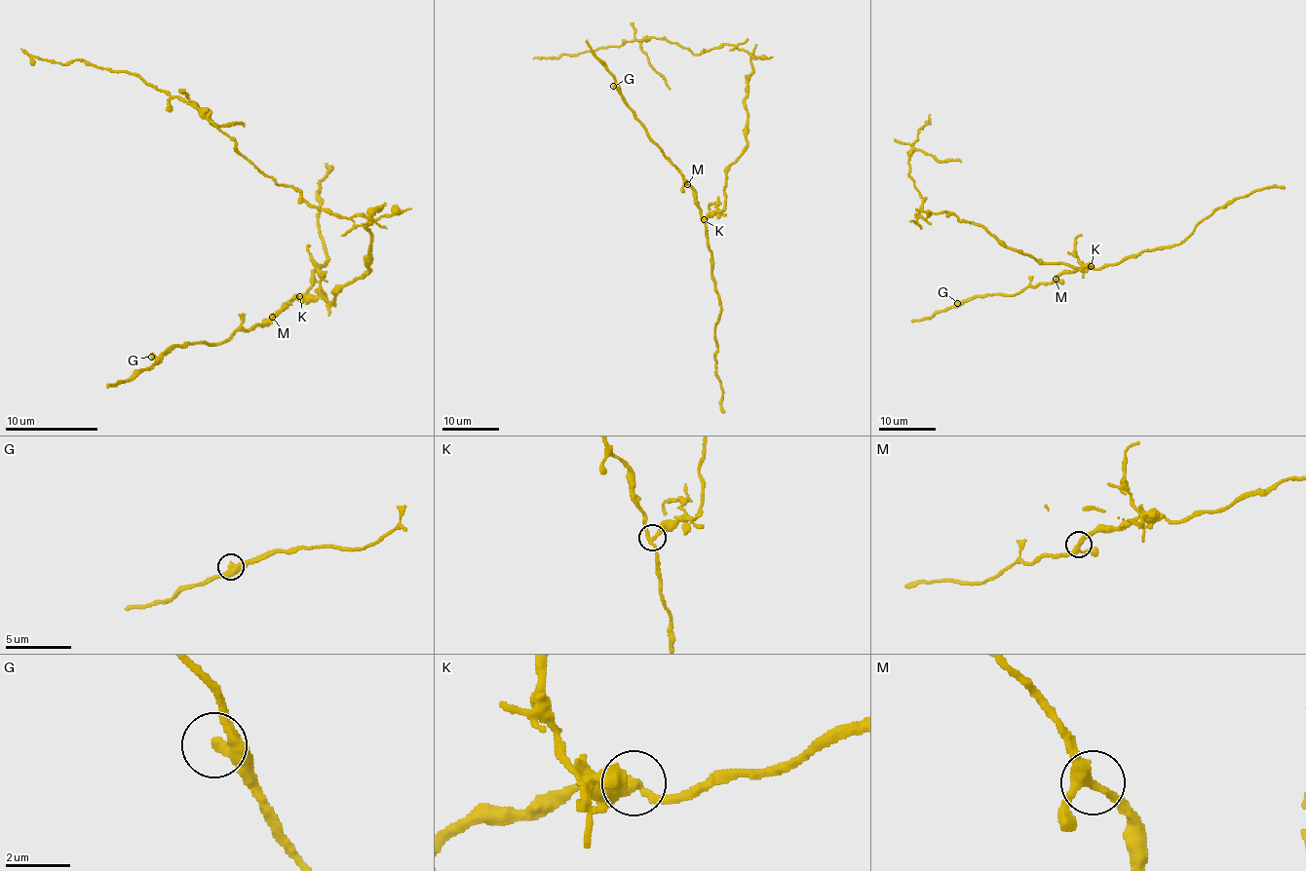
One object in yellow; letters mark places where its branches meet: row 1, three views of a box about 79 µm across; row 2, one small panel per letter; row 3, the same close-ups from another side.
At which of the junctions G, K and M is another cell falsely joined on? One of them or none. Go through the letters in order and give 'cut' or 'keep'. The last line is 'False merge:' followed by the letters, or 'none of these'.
G: keep
K: cut
M: keep
False merge: K

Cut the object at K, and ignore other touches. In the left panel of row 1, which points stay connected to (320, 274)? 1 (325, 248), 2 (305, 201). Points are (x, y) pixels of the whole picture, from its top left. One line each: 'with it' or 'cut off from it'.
1: cut off from it
2: with it

